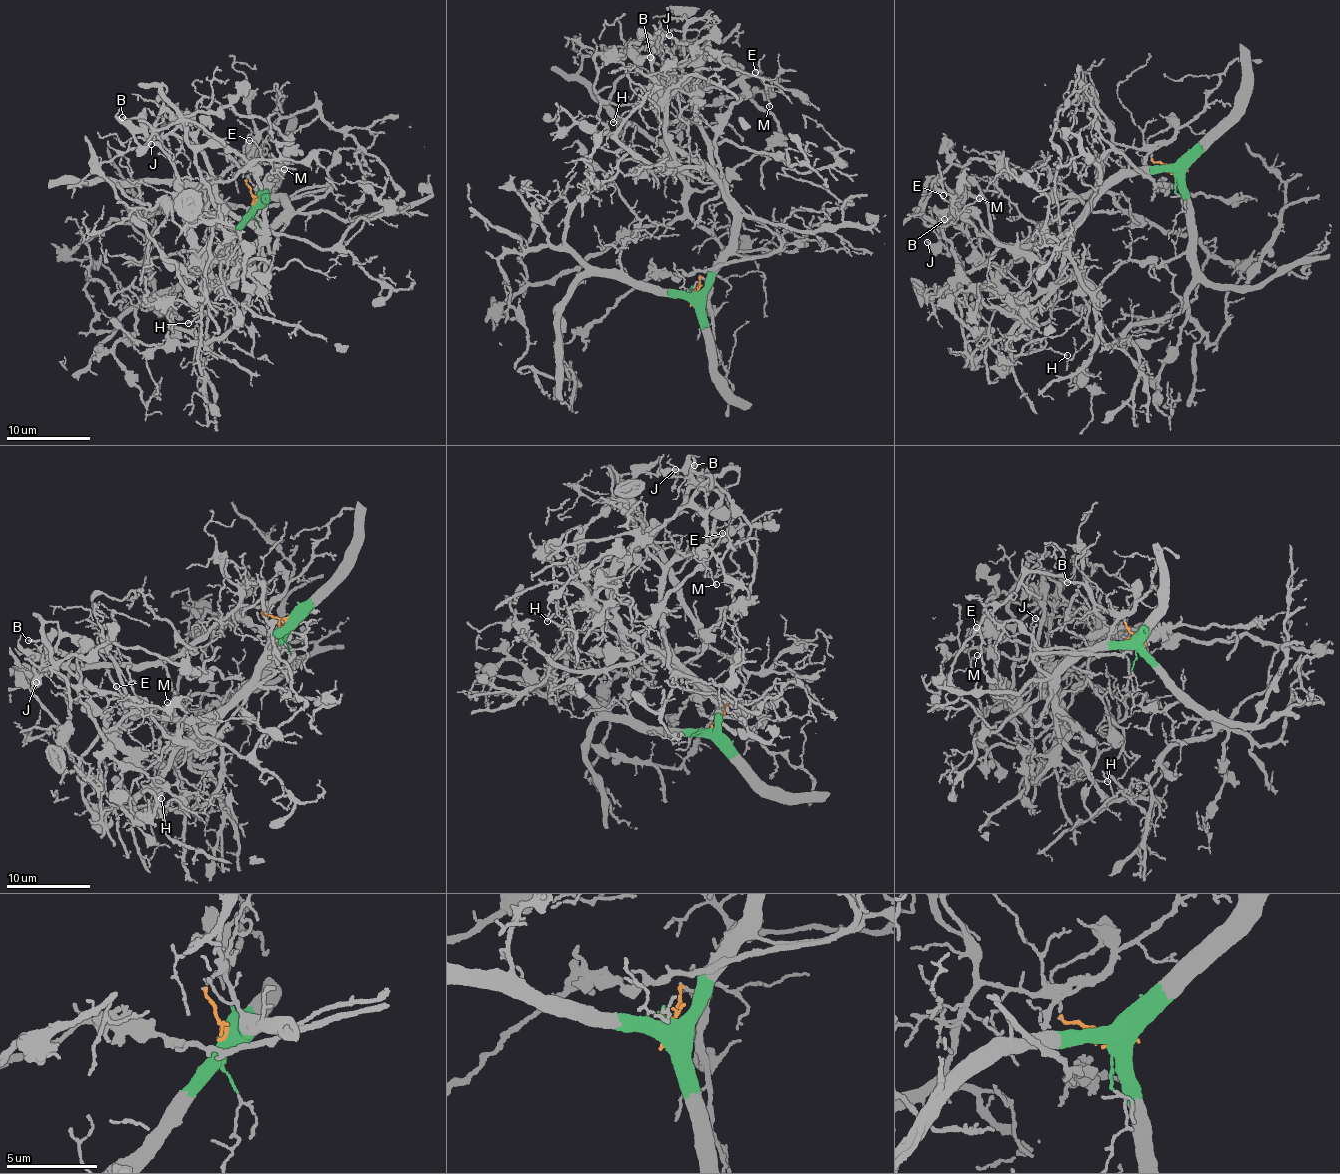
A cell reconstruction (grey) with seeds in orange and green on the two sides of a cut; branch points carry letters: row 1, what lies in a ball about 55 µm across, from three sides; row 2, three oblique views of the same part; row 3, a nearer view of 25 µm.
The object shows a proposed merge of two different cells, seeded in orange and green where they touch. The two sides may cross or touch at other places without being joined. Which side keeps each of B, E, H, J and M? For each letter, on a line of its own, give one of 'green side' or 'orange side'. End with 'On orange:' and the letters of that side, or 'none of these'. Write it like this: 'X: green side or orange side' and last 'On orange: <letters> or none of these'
B: green side
E: green side
H: orange side
J: green side
M: green side
On orange: H

